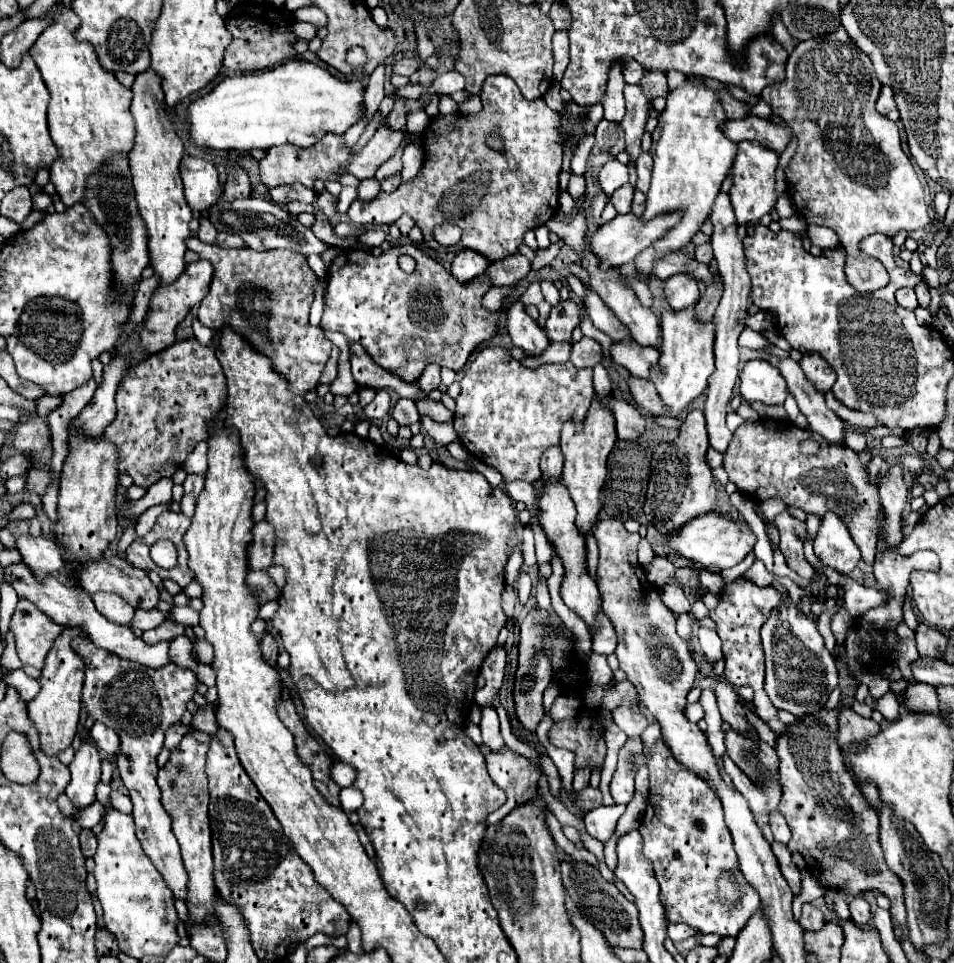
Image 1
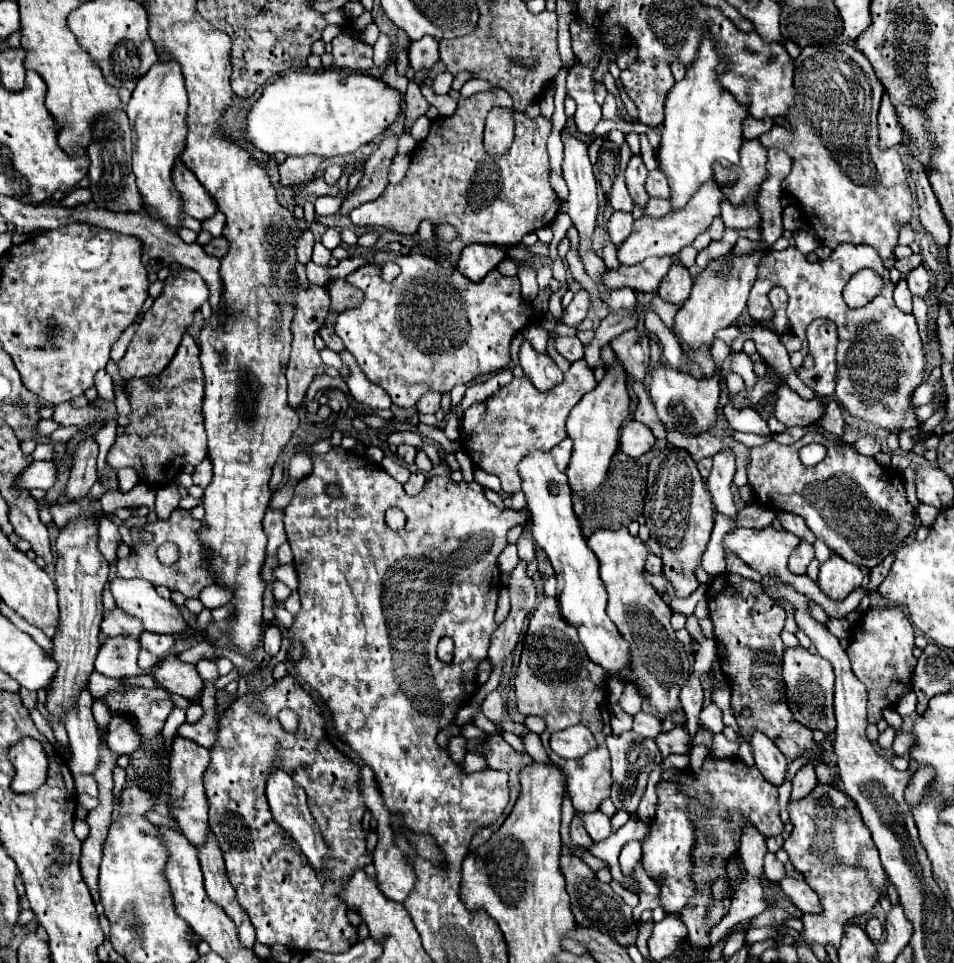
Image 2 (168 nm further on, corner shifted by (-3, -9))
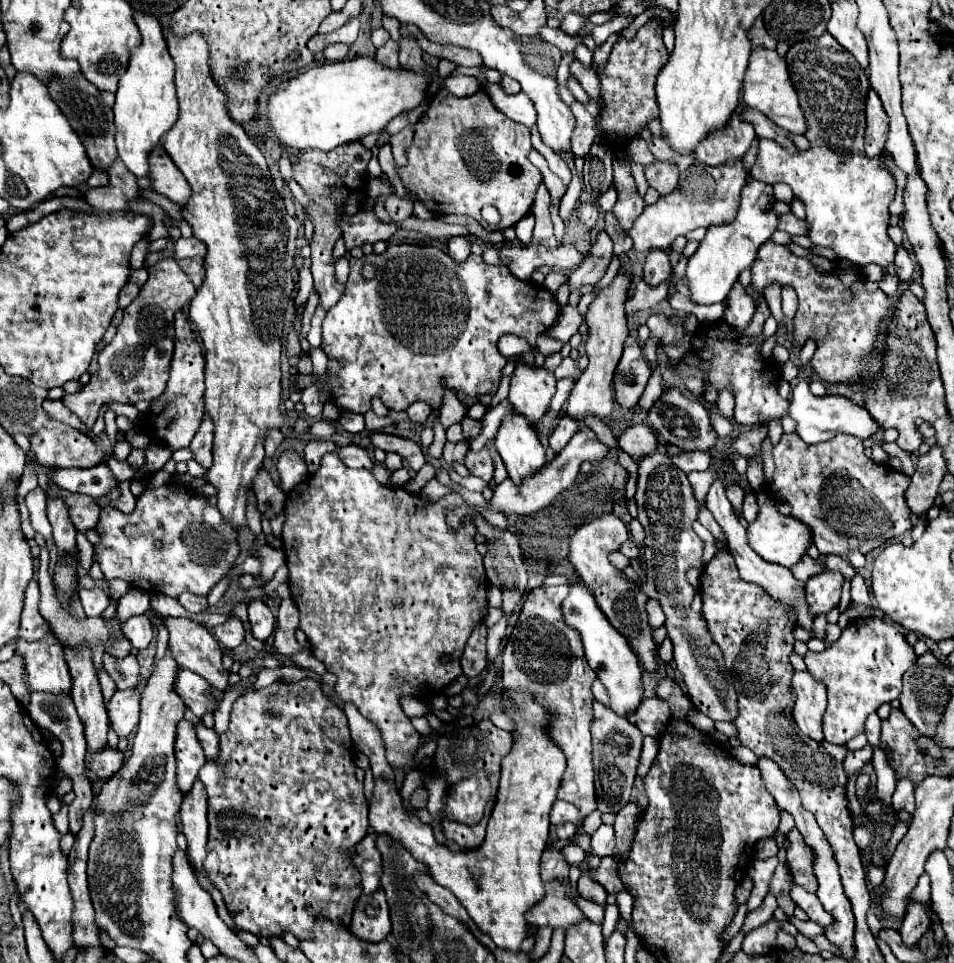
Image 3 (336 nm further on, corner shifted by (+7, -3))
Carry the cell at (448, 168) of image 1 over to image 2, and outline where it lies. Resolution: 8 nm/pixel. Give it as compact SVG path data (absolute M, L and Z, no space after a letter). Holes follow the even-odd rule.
M493 87L489 91L471 95L461 99L457 105L455 115L439 117L431 123L429 135L419 143L413 151L413 159L405 179L399 185L387 185L379 199L371 203L363 203L349 213L355 225L373 225L397 231L401 235L415 235L421 221L431 221L433 227L451 225L457 231L453 241L435 239L437 251L443 255L459 255L467 245L481 243L481 245L497 245L497 247L513 247L519 245L527 233L539 231L541 227L549 227L559 213L561 201L549 183L549 153L547 153L547 139L551 135L553 123L551 119L529 117L527 113L515 113L515 141L507 155L503 157L489 157L483 149L483 129L485 117L493 107L507 107L513 109L513 99L501 87Z

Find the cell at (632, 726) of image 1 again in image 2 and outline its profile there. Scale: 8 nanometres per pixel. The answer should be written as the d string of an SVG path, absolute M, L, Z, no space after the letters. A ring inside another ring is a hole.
M637 713L635 721L633 721L633 731L655 739L661 731L661 719L655 715L649 715L649 713Z

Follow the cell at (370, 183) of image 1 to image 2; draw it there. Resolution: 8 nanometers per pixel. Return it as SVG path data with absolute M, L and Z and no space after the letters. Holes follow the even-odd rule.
M389 135L377 145L377 149L371 153L371 157L365 163L365 175L359 181L357 189L343 199L341 215L349 215L355 207L377 199L385 191L385 187L389 185L389 179L387 179L389 167L393 163L393 157L397 155L397 143L399 143L399 137Z

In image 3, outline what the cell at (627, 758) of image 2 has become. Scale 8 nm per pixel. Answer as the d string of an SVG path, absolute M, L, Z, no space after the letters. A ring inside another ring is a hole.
M593 701L593 767L595 767L595 793L597 793L597 809L601 813L617 813L629 803L629 793L635 781L635 769L641 755L643 735L641 731L629 723L625 717L615 715L609 707L599 701Z

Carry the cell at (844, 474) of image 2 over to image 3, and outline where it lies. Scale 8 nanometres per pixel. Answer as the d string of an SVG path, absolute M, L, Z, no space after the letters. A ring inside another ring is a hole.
M783 433L777 447L773 447L773 459L777 469L771 483L771 495L787 501L793 507L791 515L815 529L813 541L819 553L837 553L845 557L851 549L859 549L867 555L869 551L905 535L911 529L911 511L903 505L903 493L909 485L909 477L893 471L889 465L871 463L871 459L863 453L863 443L857 437L839 435L825 443L807 445L797 433Z

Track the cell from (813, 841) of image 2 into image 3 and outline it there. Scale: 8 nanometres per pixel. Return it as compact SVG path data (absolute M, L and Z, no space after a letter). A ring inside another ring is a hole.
M791 829L787 835L791 847L787 849L787 863L793 869L795 883L805 887L809 893L817 891L817 881L811 869L811 851L807 851L807 845L803 845L803 837L799 837L797 829Z

